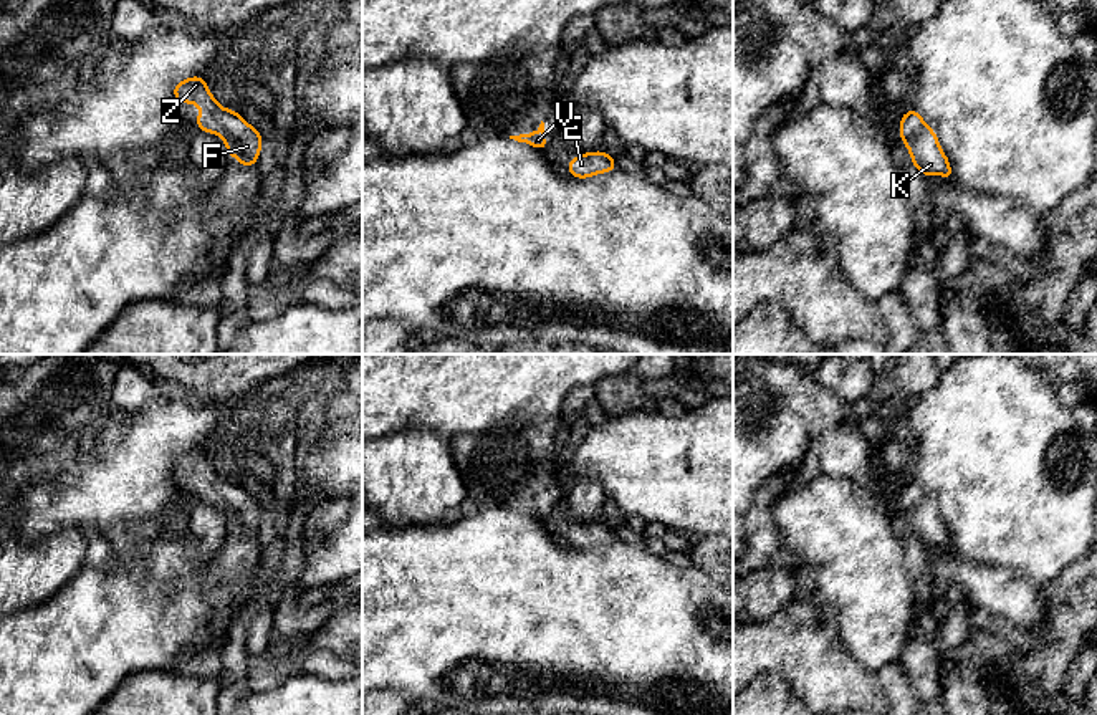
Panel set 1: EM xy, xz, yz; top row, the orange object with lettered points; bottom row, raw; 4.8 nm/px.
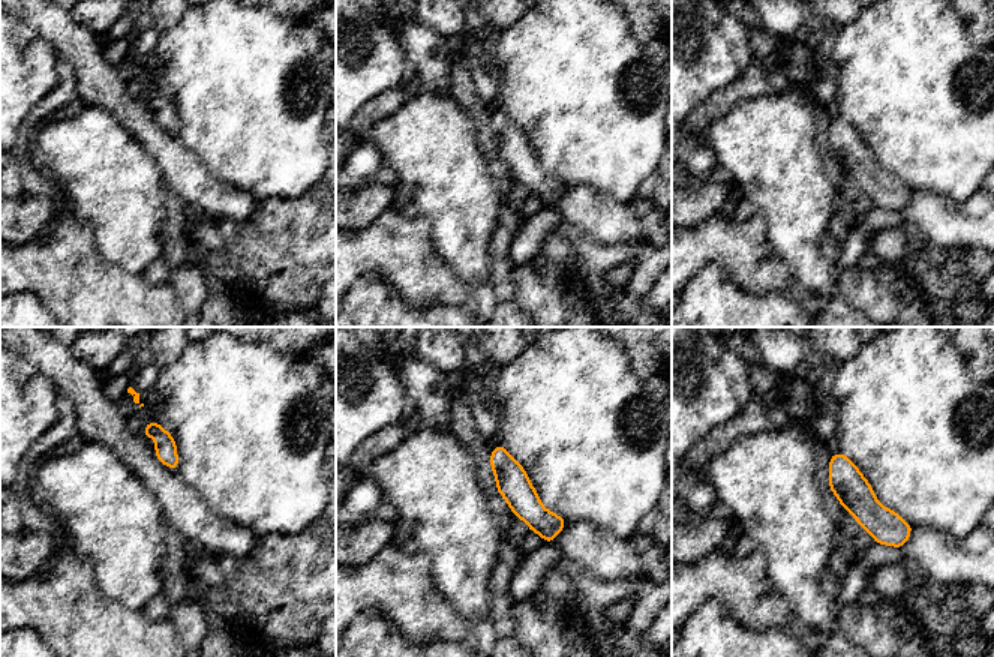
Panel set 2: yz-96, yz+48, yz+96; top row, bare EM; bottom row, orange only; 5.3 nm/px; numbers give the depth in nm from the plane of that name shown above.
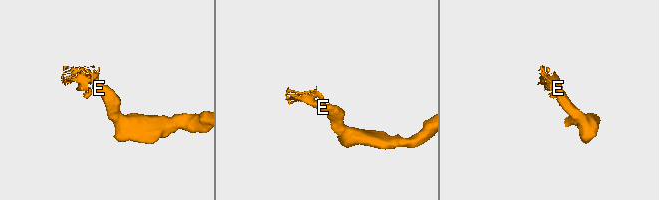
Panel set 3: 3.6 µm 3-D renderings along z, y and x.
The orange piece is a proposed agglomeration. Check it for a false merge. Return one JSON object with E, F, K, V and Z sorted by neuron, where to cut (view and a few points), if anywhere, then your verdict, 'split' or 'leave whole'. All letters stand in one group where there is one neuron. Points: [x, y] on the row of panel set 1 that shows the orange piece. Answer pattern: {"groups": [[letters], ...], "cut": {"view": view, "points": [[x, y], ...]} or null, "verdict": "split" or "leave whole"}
{"groups": [["E", "F", "K", "V", "Z"]], "cut": null, "verdict": "leave whole"}

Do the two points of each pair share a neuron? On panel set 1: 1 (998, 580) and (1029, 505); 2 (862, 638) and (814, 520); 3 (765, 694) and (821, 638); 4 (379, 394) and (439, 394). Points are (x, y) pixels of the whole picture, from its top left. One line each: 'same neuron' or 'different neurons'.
1: different neurons
2: same neuron
3: different neurons
4: same neuron

